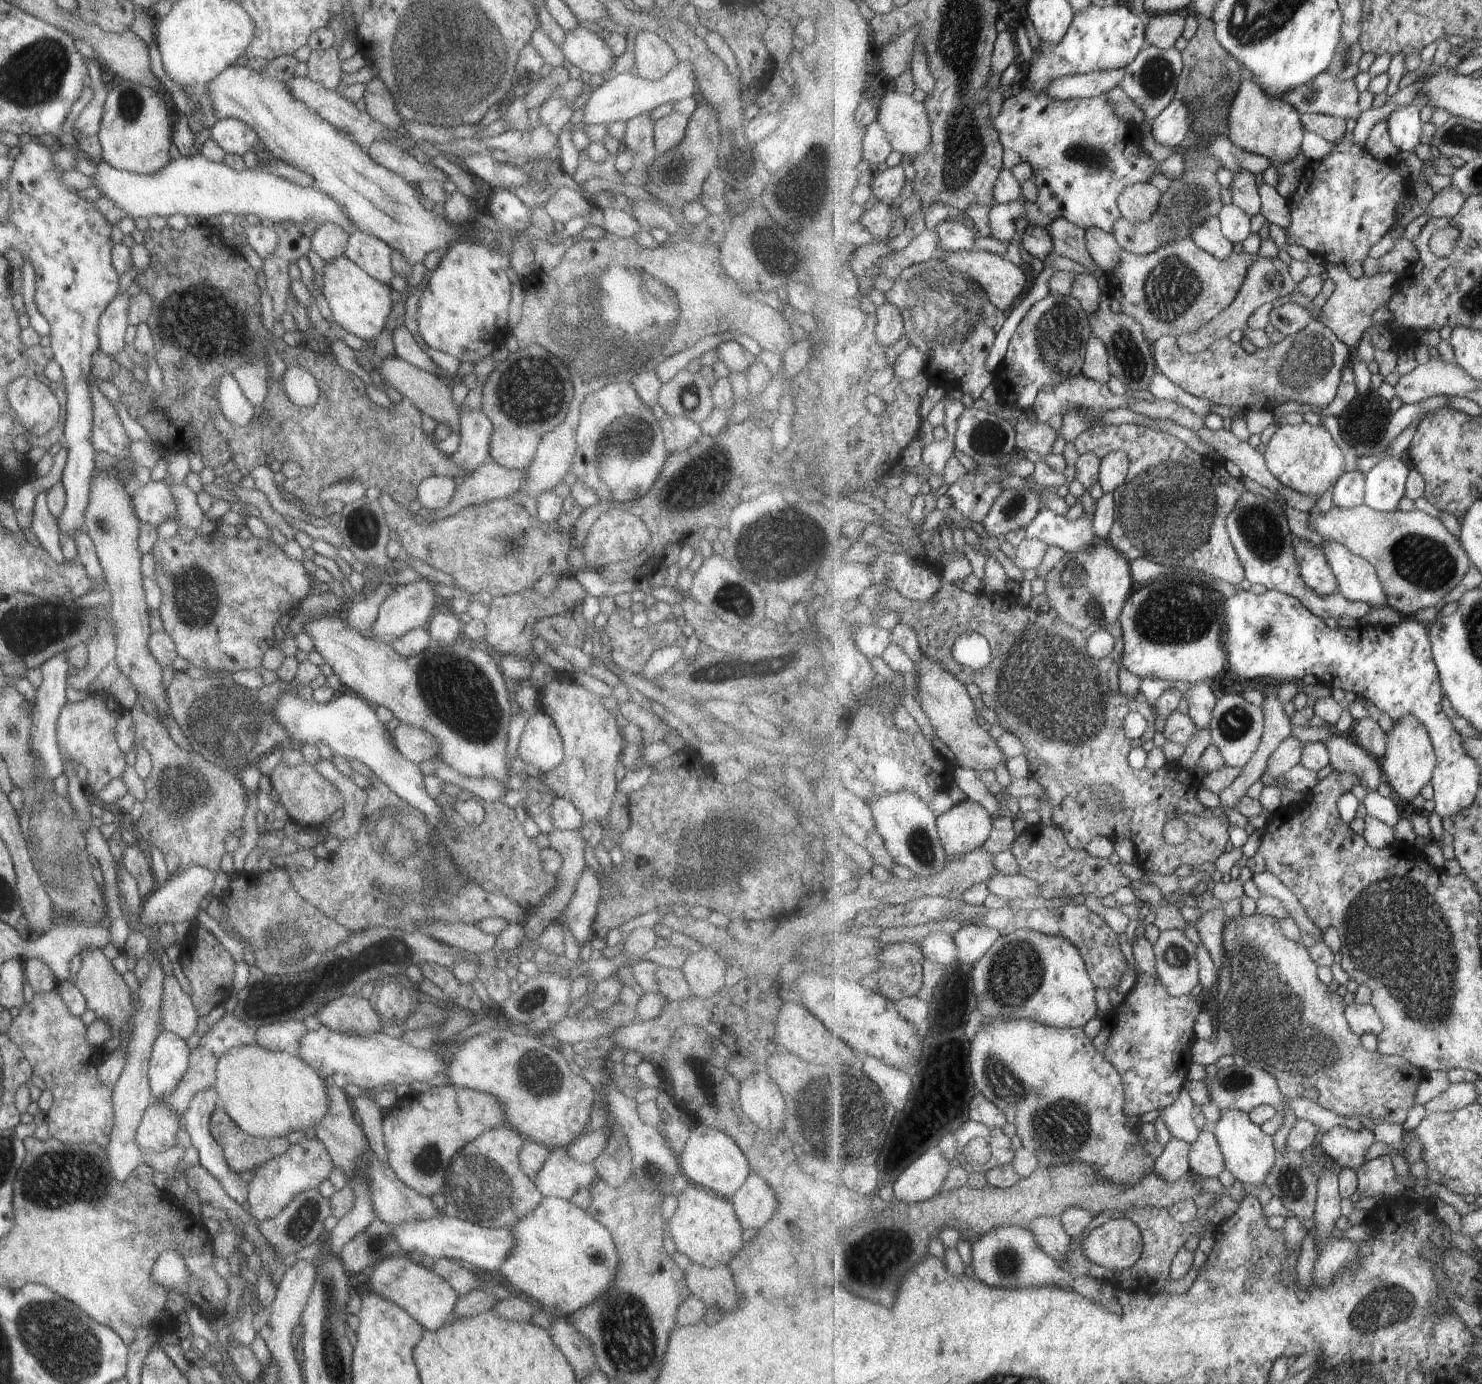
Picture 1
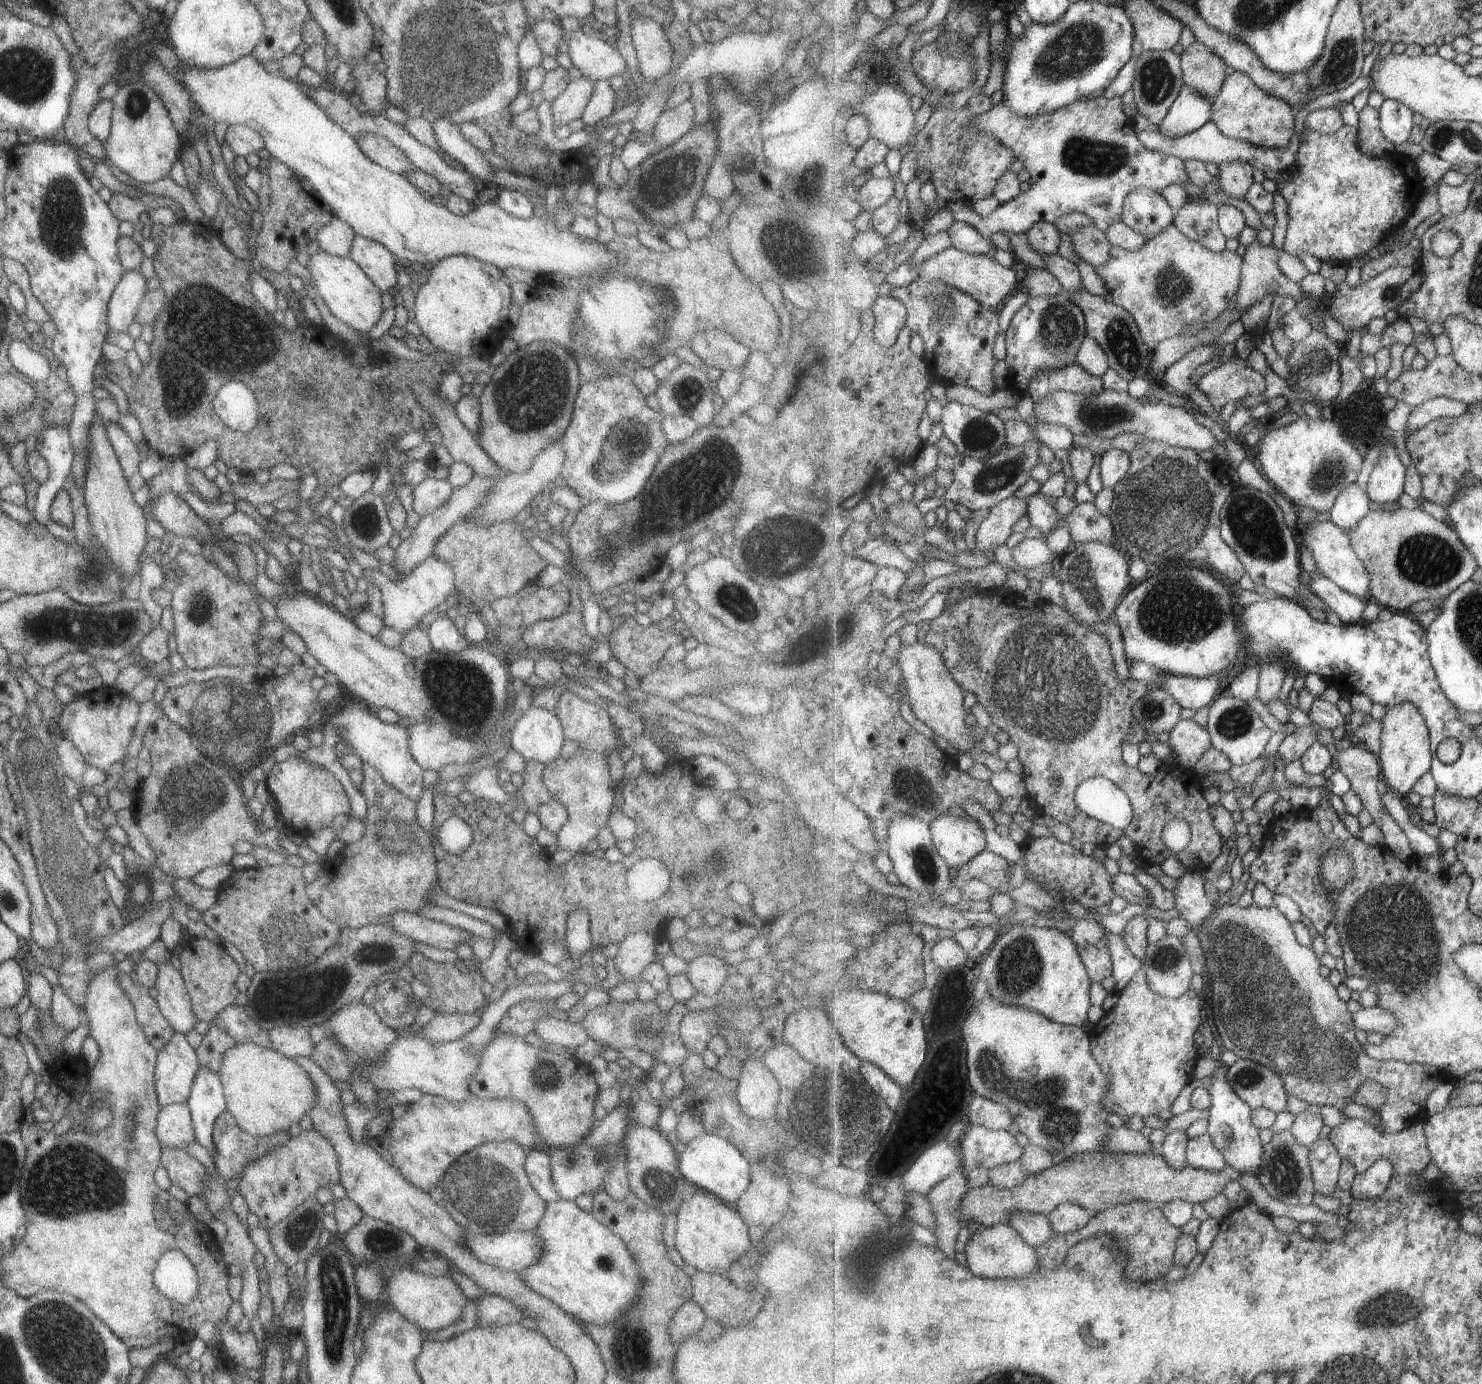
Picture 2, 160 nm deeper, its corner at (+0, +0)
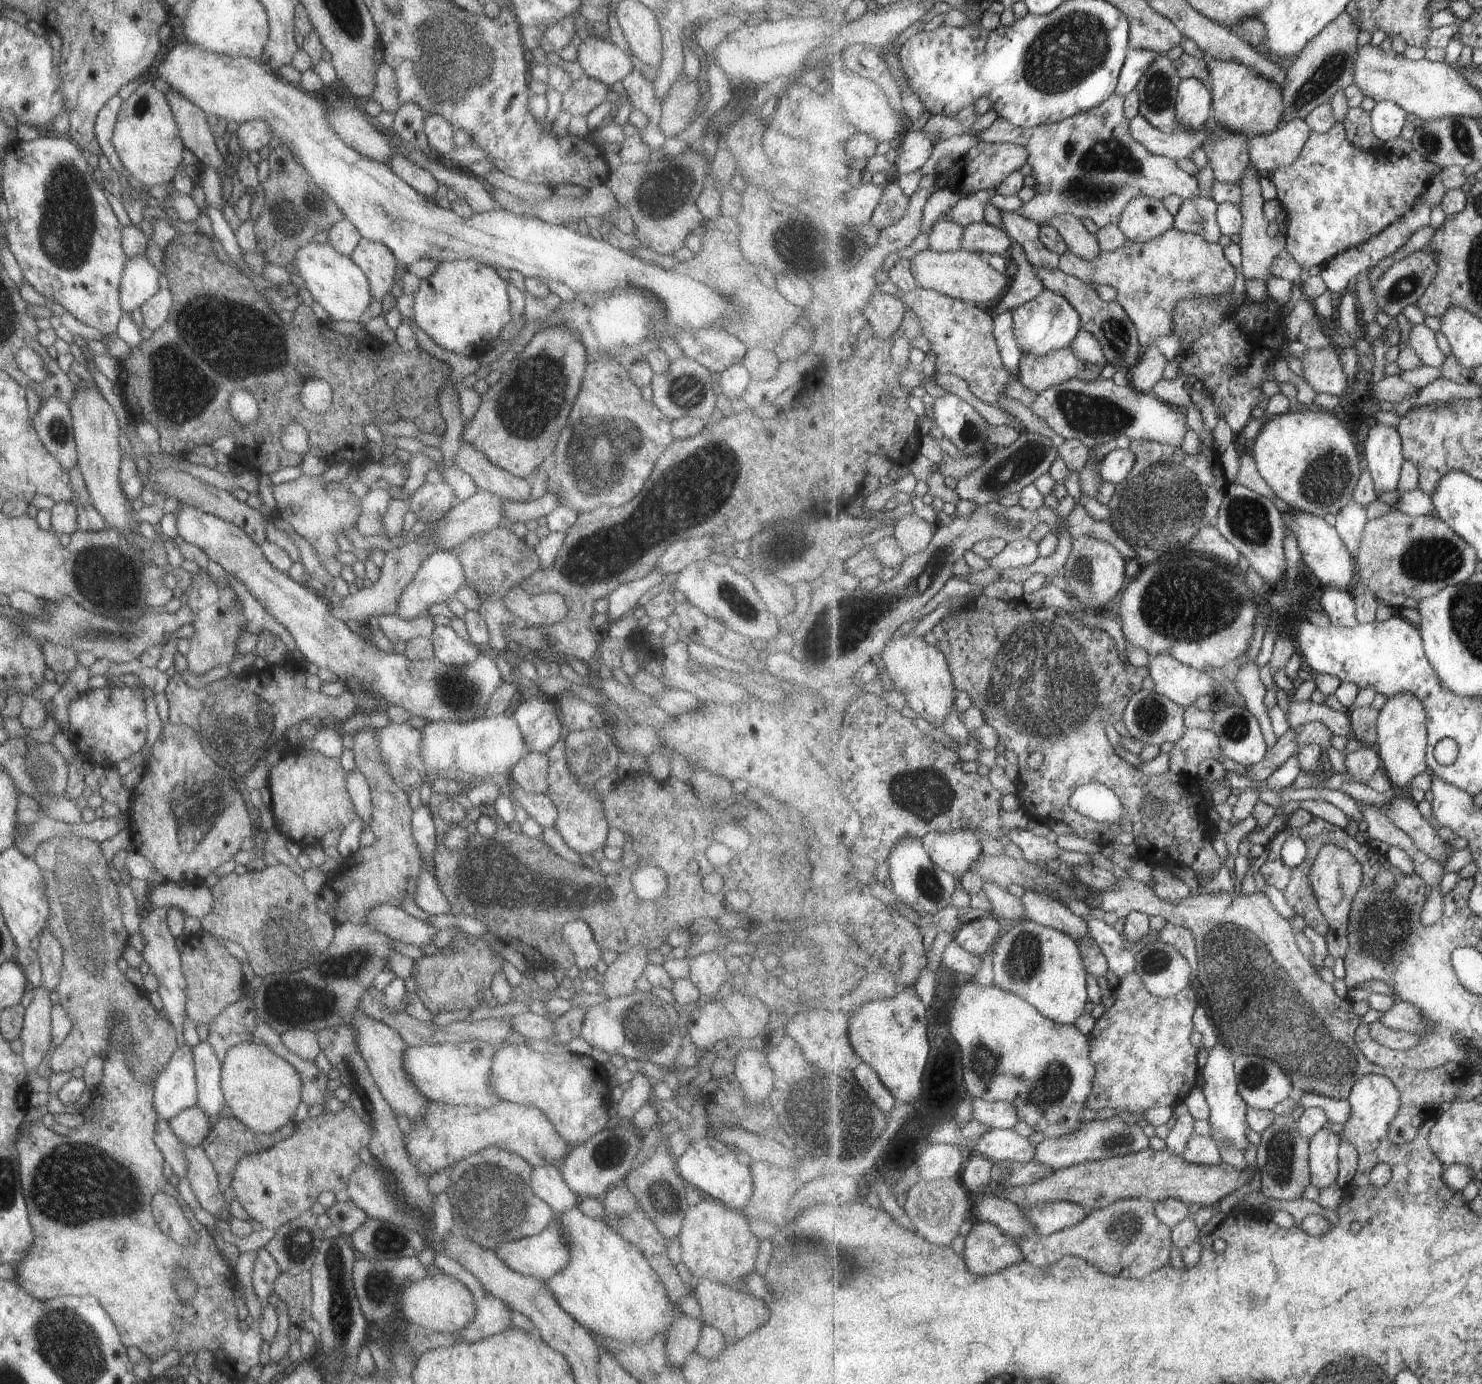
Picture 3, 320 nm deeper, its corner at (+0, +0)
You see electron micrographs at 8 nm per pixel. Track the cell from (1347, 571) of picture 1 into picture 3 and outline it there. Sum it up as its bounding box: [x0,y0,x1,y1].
[1282,510,1357,591]

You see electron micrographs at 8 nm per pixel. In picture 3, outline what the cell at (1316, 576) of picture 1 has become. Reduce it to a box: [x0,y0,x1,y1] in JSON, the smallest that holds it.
[1319,587,1360,627]

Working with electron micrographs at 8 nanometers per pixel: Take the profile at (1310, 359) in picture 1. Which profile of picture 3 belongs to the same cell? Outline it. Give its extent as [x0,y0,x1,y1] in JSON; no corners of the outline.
[1303,346,1351,397]

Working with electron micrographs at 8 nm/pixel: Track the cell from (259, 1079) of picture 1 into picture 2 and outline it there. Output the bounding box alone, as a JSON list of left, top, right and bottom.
[216,1043,315,1137]

